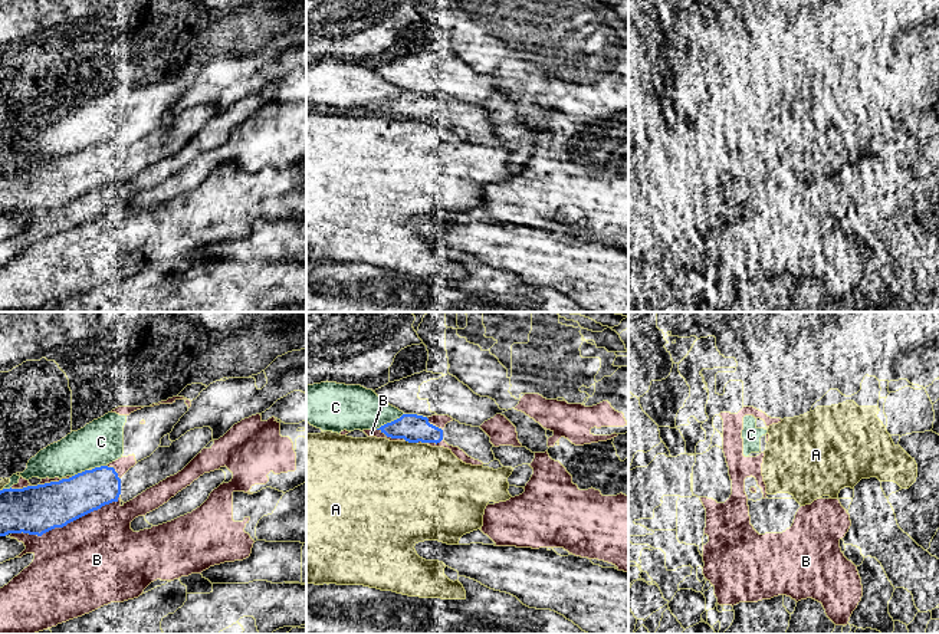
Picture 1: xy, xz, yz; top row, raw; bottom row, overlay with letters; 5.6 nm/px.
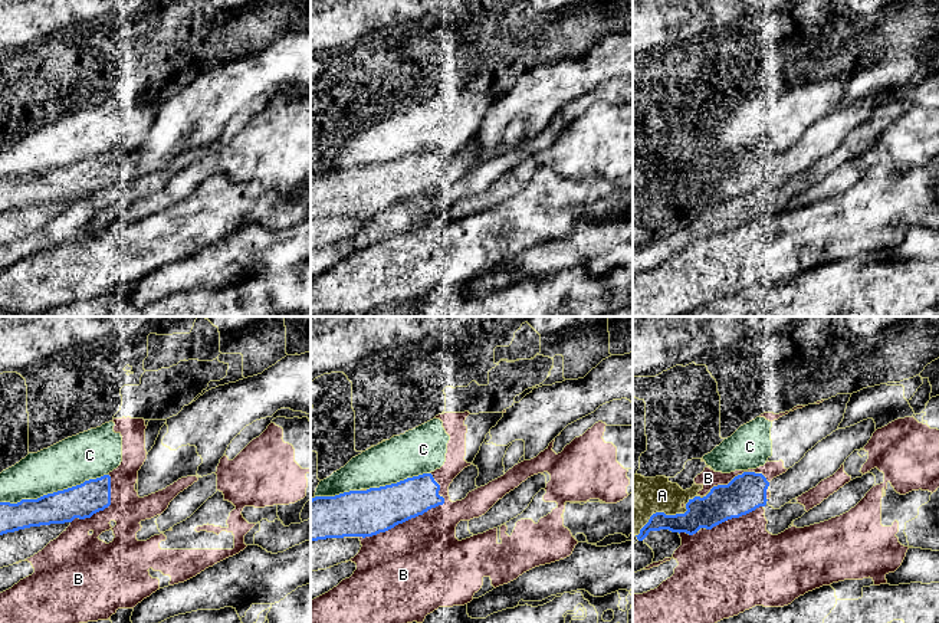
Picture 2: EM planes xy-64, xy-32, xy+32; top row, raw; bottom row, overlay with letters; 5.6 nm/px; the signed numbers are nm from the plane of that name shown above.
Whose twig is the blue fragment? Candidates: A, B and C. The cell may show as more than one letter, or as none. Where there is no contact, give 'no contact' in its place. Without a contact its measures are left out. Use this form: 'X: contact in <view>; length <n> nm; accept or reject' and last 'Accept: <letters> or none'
A: contact in xz; length 70 nm; reject
B: contact in xy; length 650 nm; reject
C: contact in xz; length 180 nm; reject
Accept: none

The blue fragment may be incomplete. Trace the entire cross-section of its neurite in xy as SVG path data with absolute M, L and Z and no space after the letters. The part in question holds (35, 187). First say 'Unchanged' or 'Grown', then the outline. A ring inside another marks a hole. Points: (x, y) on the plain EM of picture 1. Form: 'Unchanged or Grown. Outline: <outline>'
Grown. Outline: M210 105L190 108L170 125L158 125L121 157L114 145L101 144L59 160L3 167L0 214L22 210L42 214L119 177L127 181L181 150L210 119Z

